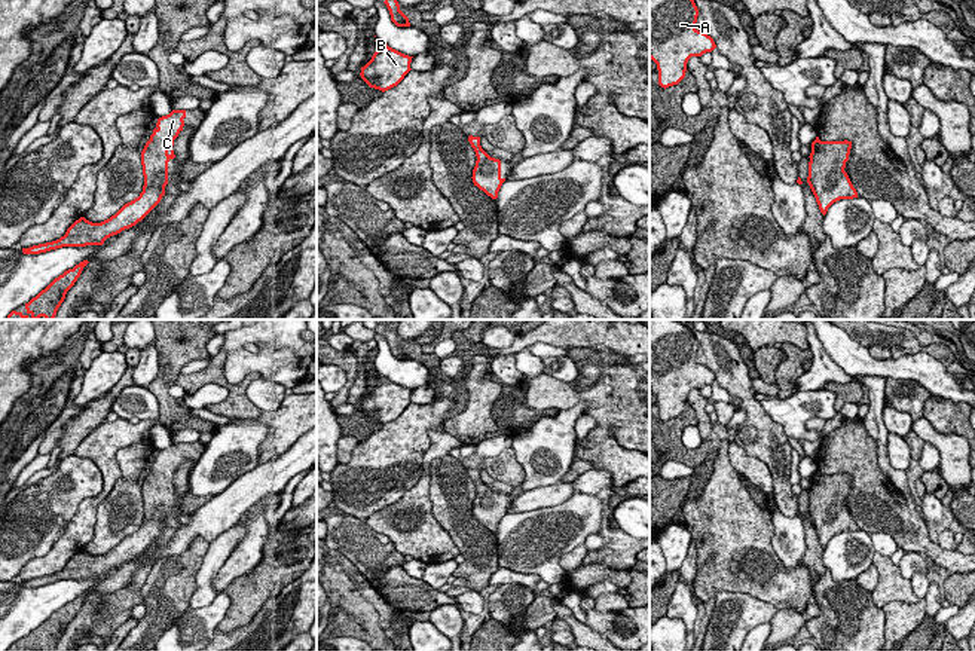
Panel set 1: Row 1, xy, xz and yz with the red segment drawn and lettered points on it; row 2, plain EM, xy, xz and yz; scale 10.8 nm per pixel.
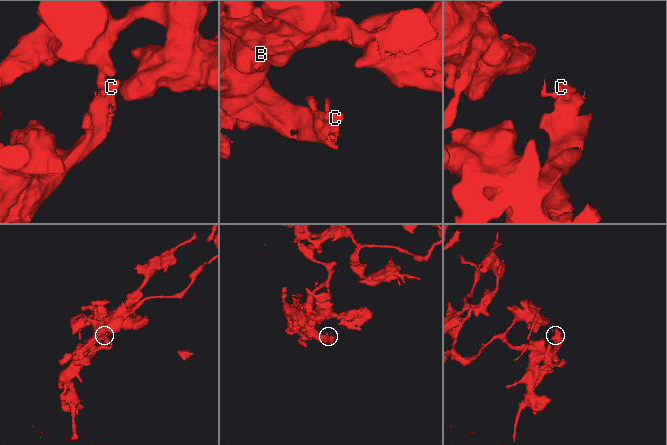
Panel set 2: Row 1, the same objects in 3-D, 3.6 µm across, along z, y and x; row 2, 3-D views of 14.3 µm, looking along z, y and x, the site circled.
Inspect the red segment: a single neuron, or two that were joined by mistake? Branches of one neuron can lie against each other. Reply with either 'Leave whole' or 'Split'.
Leave whole

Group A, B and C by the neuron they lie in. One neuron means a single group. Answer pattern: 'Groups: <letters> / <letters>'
Groups: A B C

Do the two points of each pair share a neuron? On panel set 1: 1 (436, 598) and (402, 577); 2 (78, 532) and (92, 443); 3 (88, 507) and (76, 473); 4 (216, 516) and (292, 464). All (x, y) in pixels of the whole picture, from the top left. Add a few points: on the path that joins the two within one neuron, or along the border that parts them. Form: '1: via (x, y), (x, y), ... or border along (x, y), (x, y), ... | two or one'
1: via (427, 598), (422, 598), (410, 586) | one
2: via (86, 510), (107, 488), (107, 465) | one
3: border along (98, 467), (101, 489), (81, 503), (66, 529) | two
4: via (235, 500), (253, 485), (272, 476) | one

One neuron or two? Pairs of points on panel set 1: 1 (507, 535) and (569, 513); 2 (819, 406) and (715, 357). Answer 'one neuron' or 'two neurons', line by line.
1: one neuron
2: two neurons

